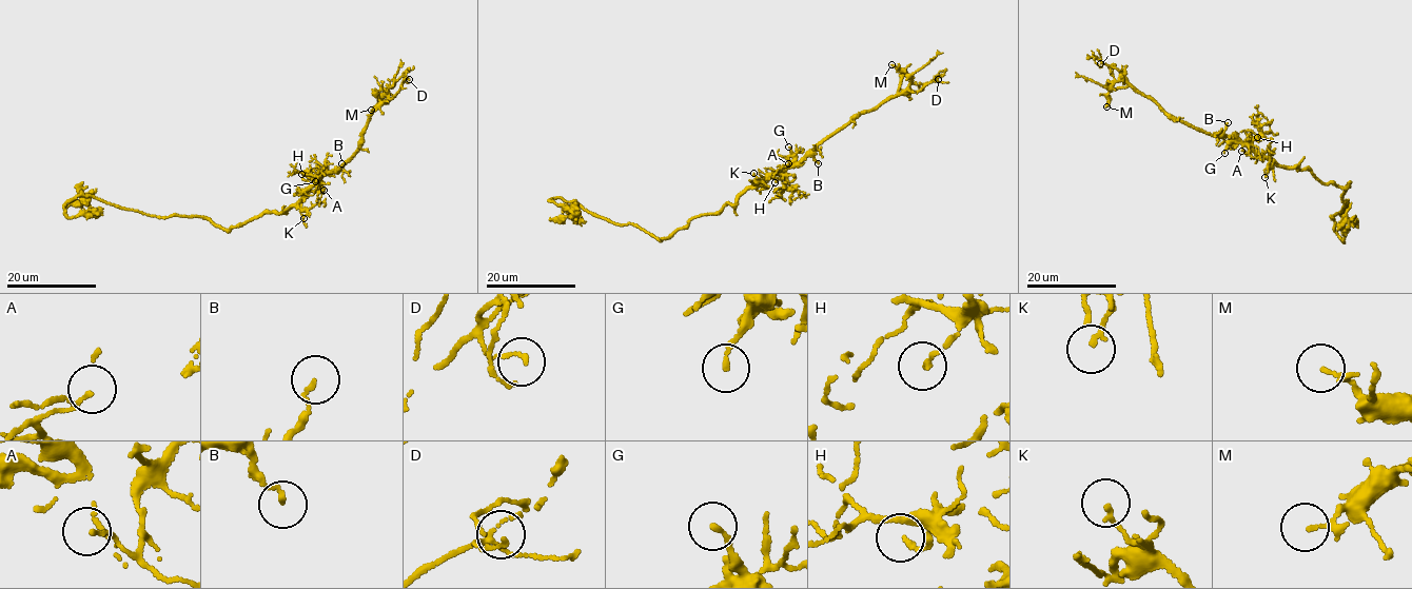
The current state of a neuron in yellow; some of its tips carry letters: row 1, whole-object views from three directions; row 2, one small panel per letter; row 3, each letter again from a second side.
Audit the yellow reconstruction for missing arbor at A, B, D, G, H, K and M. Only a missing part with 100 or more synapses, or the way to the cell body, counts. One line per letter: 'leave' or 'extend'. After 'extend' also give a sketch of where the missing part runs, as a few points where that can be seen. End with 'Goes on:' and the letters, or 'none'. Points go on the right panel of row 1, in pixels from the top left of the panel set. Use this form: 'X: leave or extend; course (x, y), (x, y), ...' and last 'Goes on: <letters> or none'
A: leave
B: leave
D: leave
G: leave
H: leave
K: leave
M: leave
Goes on: none

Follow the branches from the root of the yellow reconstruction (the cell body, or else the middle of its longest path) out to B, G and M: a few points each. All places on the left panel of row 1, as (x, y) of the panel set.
B: (258, 217), (300, 204), (308, 188), (341, 163)
G: (258, 217), (300, 204), (315, 181)
M: (258, 217), (300, 204), (308, 188), (352, 159), (369, 118), (384, 97), (388, 96), (371, 110)

